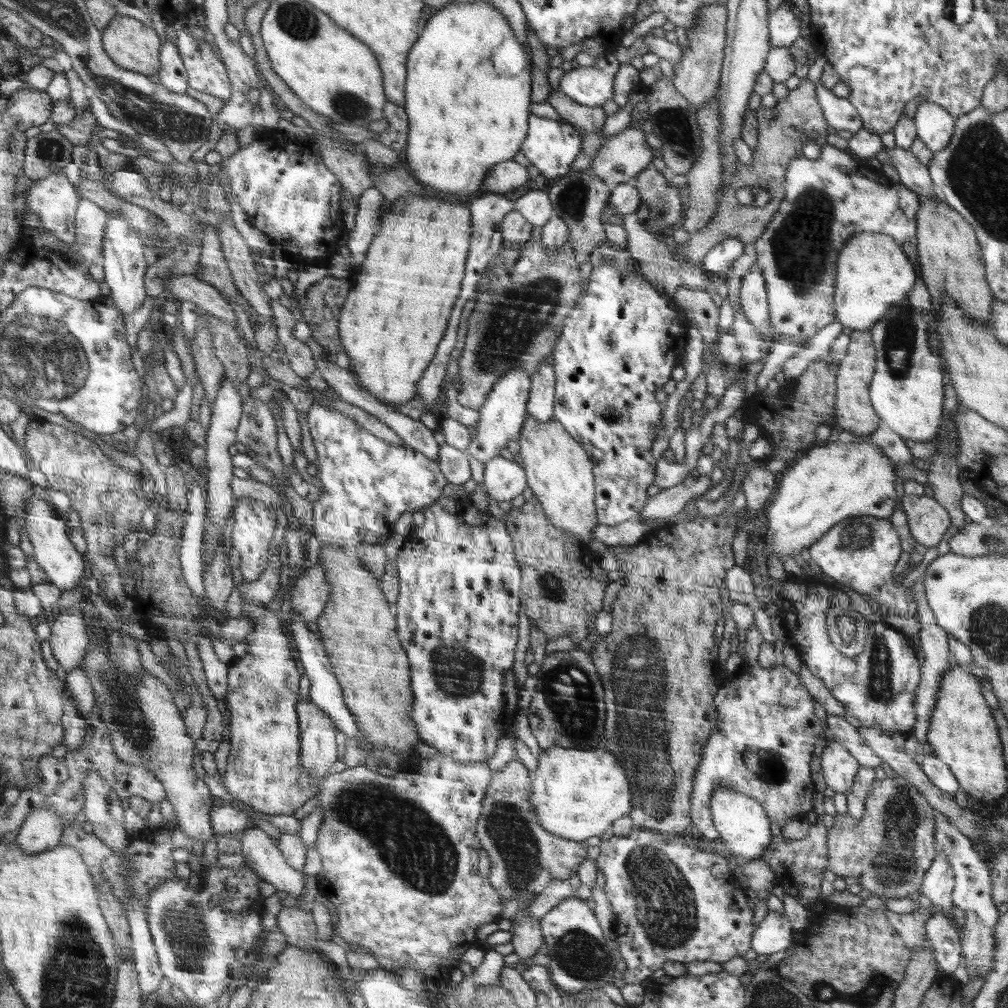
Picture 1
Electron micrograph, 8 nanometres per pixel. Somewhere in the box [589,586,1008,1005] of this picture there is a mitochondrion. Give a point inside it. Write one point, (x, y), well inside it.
(638, 674)

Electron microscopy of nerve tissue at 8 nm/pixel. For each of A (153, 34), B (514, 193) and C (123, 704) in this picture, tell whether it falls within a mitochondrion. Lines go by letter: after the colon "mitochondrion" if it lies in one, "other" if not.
A: other
B: other
C: mitochondrion

